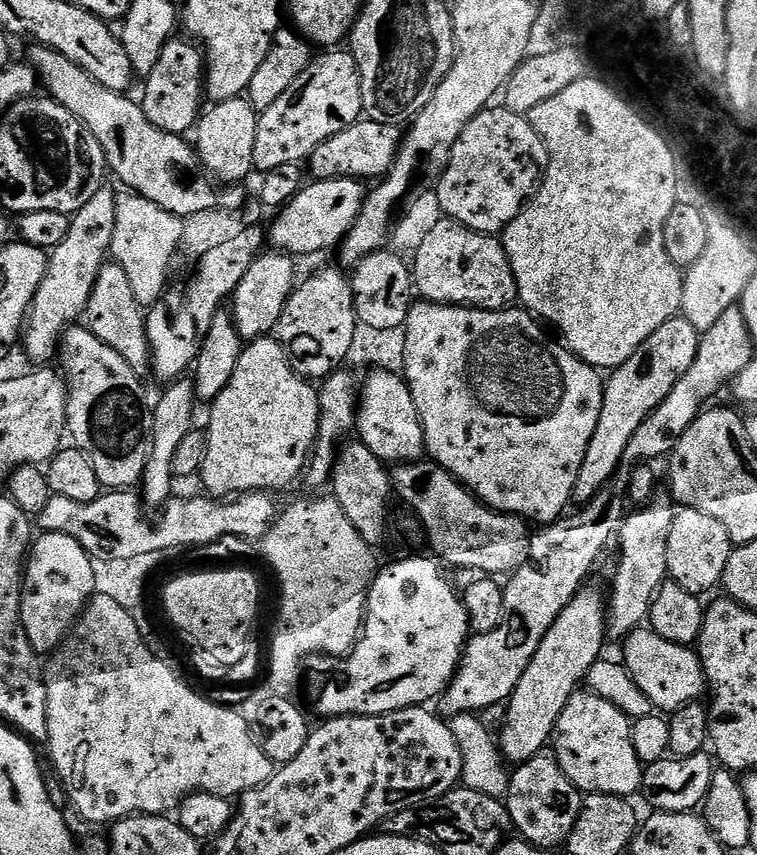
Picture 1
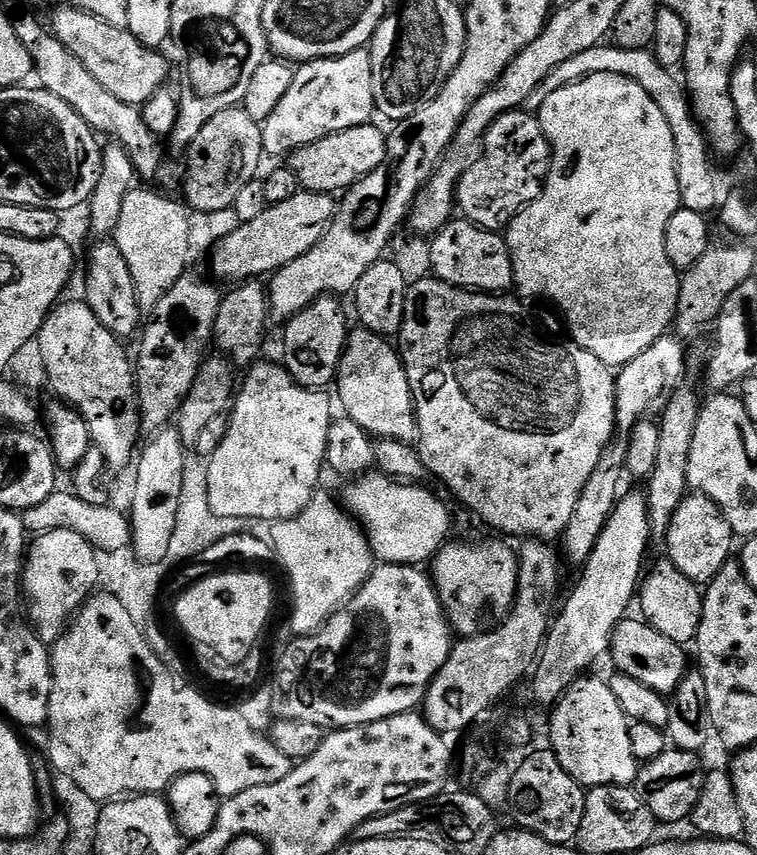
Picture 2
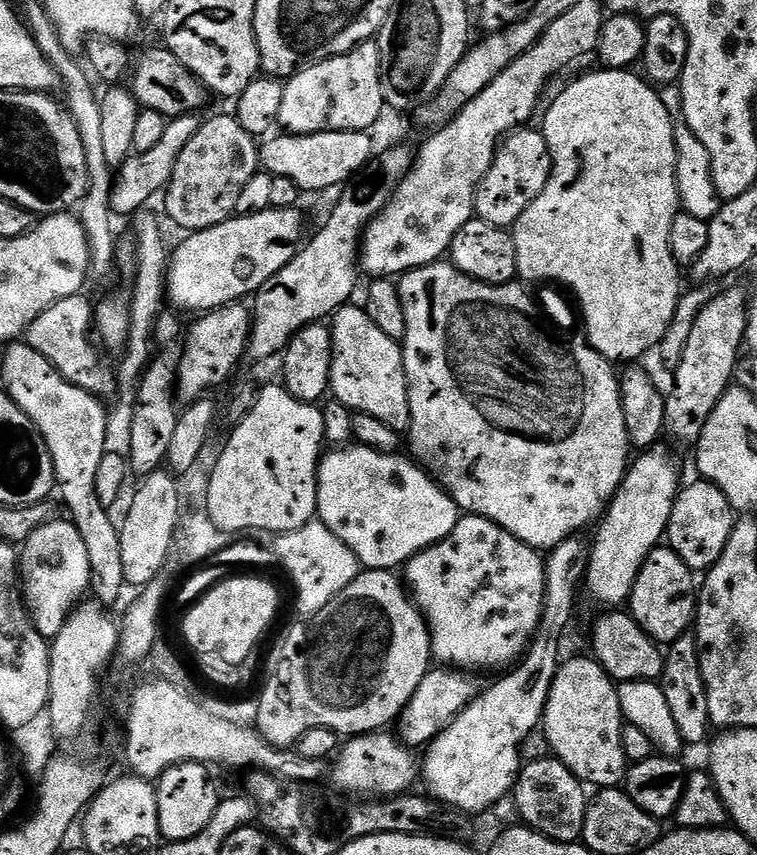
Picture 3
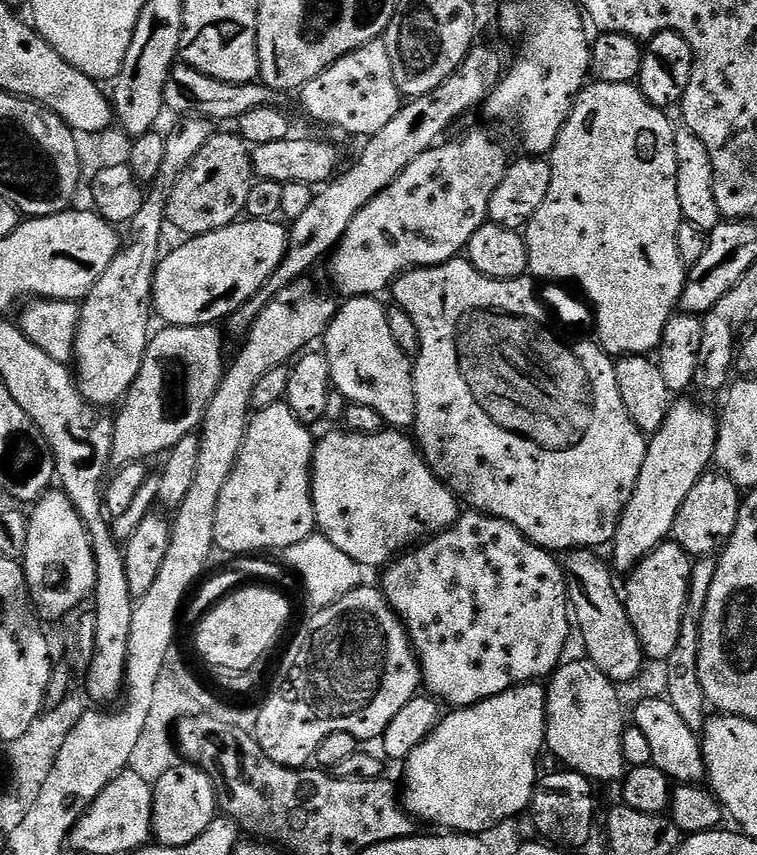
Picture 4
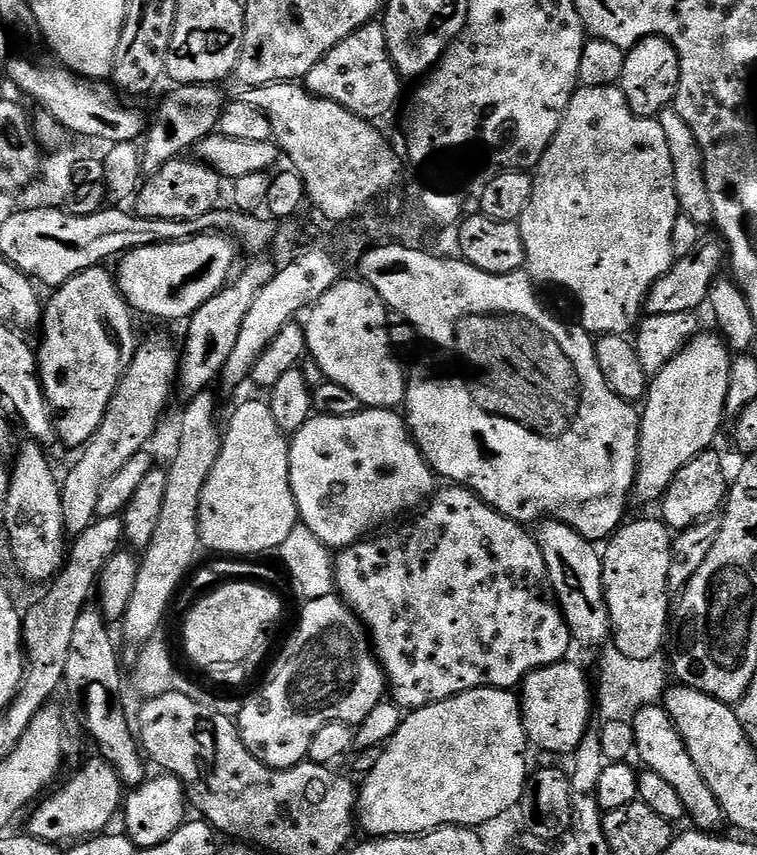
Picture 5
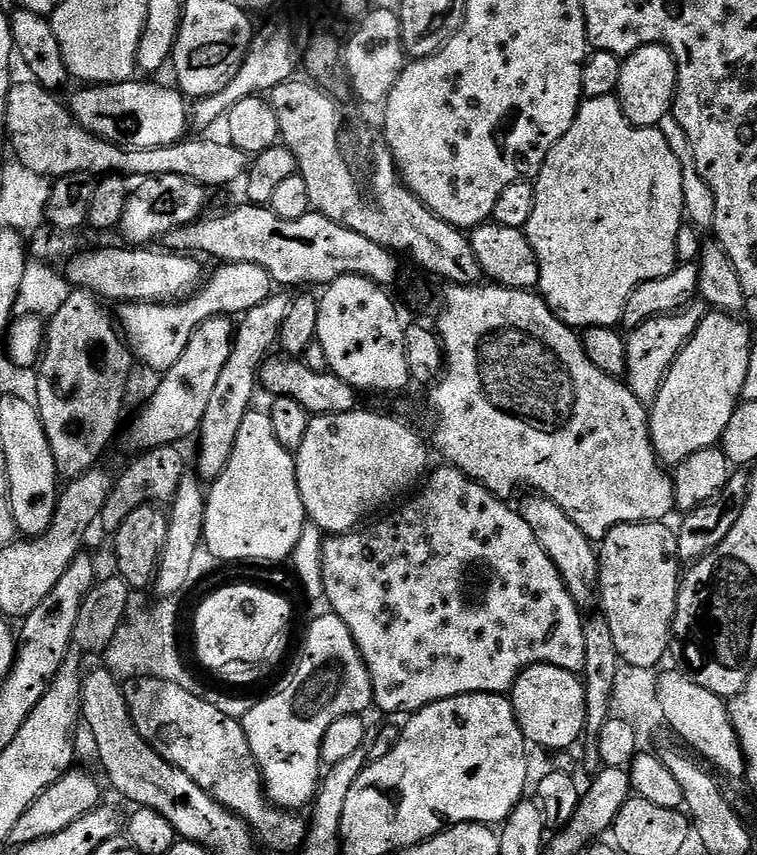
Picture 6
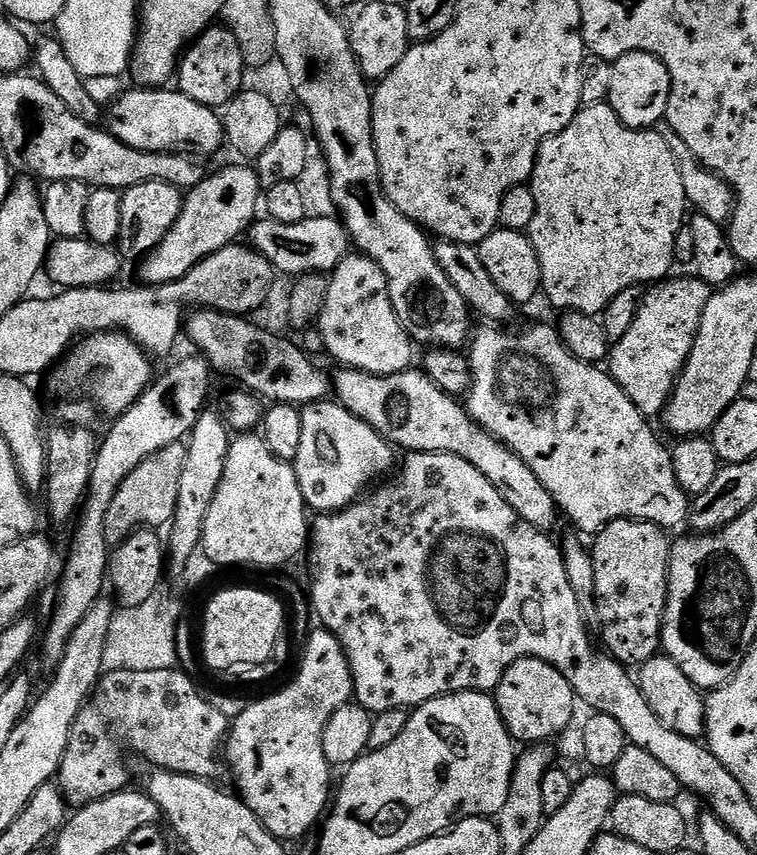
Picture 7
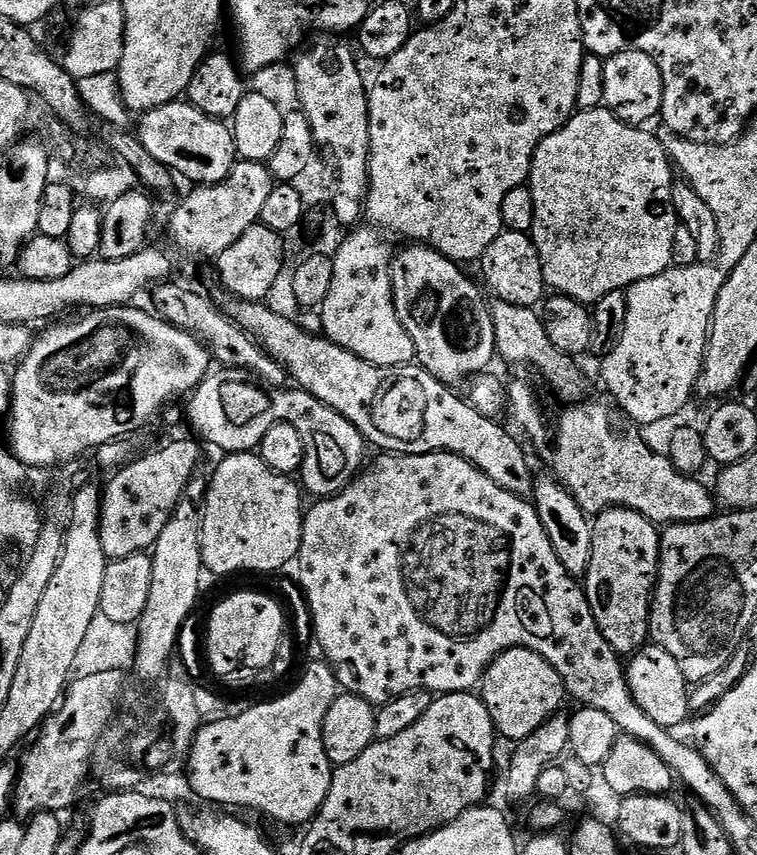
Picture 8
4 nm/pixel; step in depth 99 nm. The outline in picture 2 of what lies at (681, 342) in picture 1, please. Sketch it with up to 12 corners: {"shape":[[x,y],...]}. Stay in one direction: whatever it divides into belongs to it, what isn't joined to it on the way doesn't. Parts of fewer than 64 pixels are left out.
{"shape":[[665,334],[619,369],[616,430],[574,506],[562,556],[588,561],[616,508],[629,437],[685,383]]}

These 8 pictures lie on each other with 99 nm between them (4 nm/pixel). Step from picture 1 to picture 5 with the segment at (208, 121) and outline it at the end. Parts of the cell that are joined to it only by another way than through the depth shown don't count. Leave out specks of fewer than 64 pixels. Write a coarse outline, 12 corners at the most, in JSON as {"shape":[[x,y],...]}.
{"shape":[[171,160],[143,181],[147,220],[197,220],[220,200],[203,162]]}

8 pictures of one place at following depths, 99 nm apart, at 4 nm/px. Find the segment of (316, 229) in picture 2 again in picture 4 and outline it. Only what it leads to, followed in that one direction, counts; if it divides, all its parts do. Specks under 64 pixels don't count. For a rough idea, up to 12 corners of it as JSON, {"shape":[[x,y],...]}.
{"shape":[[241,218],[157,263],[168,326],[215,325],[269,281],[275,219]]}

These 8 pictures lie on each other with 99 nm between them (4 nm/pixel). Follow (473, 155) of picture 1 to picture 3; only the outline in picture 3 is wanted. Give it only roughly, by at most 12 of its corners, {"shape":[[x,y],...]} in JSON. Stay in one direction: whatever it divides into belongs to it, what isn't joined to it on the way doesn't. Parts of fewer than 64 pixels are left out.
{"shape":[[543,131],[505,136],[476,187],[476,216],[511,229],[542,194]]}

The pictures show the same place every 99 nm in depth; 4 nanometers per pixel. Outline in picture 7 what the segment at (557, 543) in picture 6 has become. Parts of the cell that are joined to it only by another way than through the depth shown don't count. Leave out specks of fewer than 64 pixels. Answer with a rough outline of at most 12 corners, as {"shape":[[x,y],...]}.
{"shape":[[341,367],[335,399],[408,454],[452,452],[551,533],[534,470],[425,372]]}

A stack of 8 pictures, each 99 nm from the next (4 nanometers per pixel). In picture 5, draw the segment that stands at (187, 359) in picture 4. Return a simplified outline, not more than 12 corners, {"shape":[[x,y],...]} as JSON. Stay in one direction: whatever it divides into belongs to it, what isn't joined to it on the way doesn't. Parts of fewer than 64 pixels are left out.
{"shape":[[136,349],[96,436],[63,477],[69,537],[98,519],[106,482],[149,446],[180,356]]}

